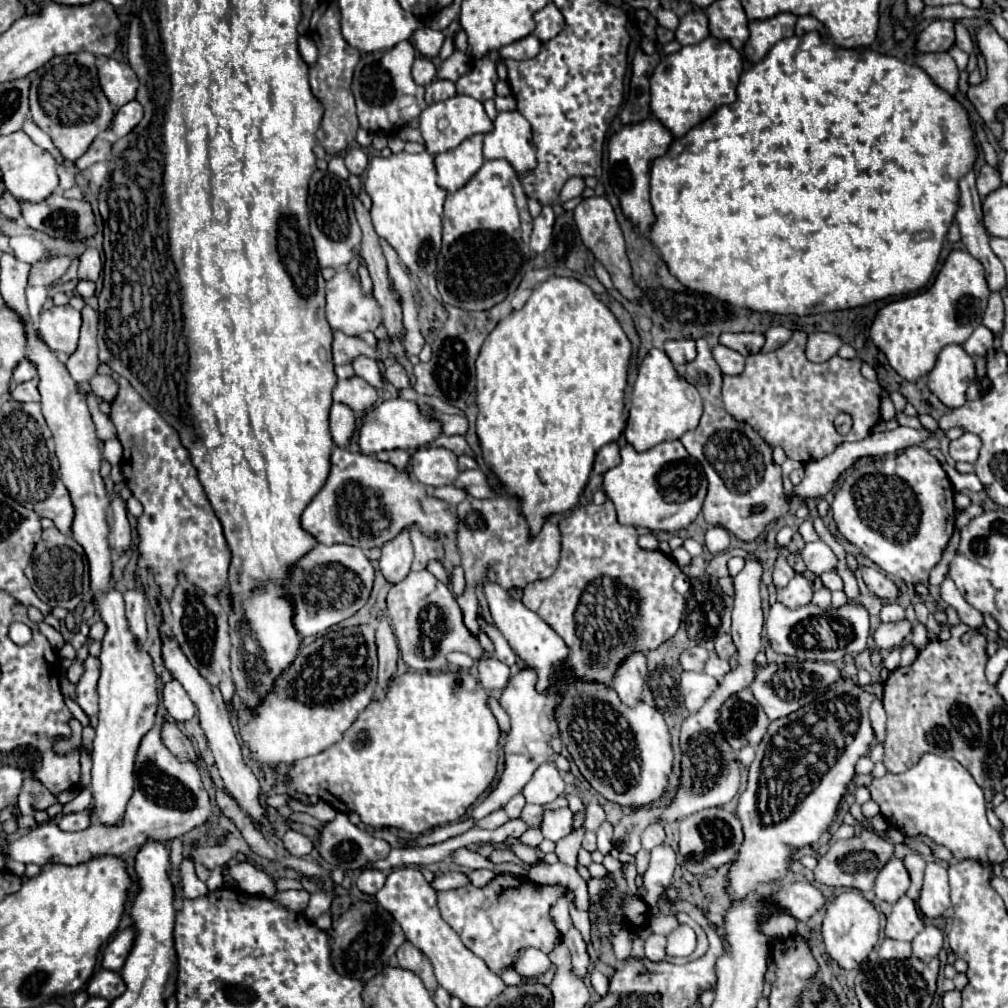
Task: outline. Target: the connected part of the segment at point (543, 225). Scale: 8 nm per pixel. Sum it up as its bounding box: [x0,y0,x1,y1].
[531,206,555,254]

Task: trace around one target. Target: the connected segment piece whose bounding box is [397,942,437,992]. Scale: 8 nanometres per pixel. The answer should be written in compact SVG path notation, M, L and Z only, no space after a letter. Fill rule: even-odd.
M405 942L405 944L399 946L399 950L397 950L397 964L399 964L401 968L407 968L407 970L415 972L415 974L423 980L423 984L425 984L425 988L427 988L429 992L433 992L433 990L437 988L437 980L435 980L435 976L433 976L431 962L429 962L429 960L425 958L425 954L421 954L413 944Z

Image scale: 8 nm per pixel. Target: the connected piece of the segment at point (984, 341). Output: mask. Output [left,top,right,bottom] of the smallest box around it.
[963,324,993,356]

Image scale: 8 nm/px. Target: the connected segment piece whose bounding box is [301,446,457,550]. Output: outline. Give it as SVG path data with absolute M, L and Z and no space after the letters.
M333 446L331 472L327 476L325 486L317 492L313 502L309 502L309 506L303 510L301 528L321 544L351 544L369 550L373 546L381 548L387 540L395 538L409 524L417 524L427 536L449 536L455 534L457 518L447 502L429 496L425 486L411 480L411 476L407 476L405 472L395 470L391 464L377 460L375 456L365 456L361 452L349 452L345 448Z

